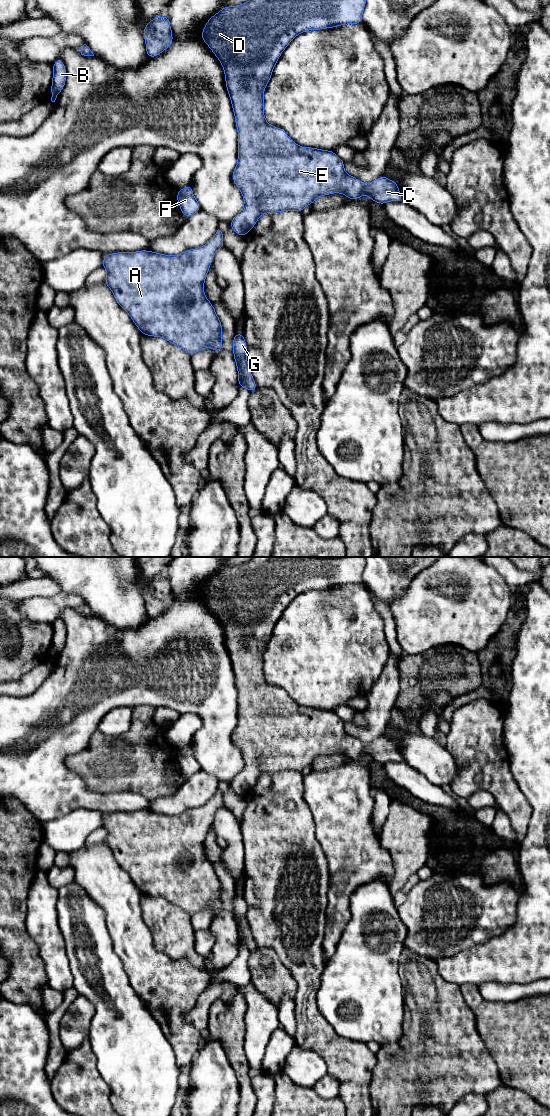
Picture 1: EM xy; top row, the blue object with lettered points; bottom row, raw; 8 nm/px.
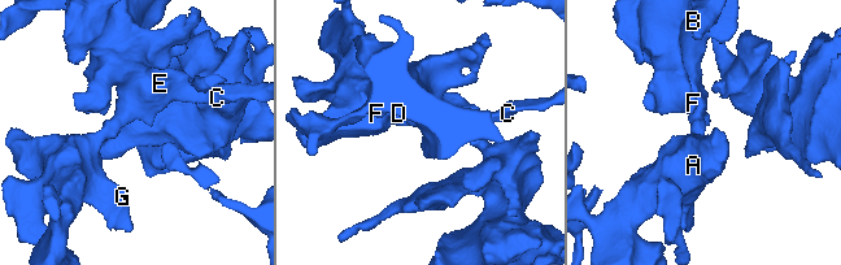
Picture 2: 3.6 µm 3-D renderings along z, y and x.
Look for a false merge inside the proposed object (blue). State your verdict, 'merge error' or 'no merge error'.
no merge error

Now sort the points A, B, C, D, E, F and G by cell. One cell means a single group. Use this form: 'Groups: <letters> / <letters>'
Groups: A B C D E F G

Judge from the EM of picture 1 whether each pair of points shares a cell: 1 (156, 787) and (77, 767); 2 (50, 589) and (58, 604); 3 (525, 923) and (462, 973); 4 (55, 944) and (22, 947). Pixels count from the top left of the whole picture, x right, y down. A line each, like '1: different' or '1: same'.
1: same
2: different
3: same
4: different

